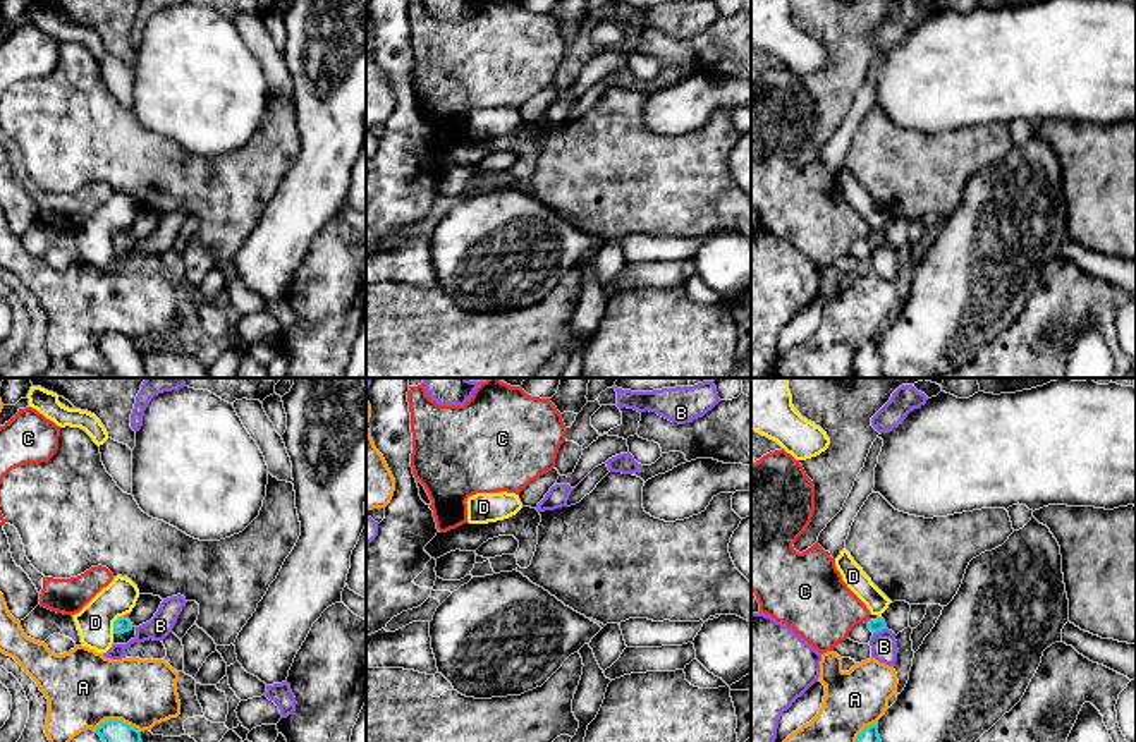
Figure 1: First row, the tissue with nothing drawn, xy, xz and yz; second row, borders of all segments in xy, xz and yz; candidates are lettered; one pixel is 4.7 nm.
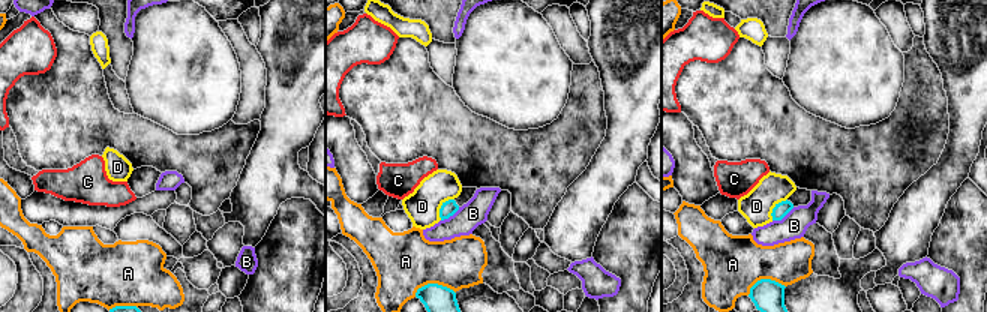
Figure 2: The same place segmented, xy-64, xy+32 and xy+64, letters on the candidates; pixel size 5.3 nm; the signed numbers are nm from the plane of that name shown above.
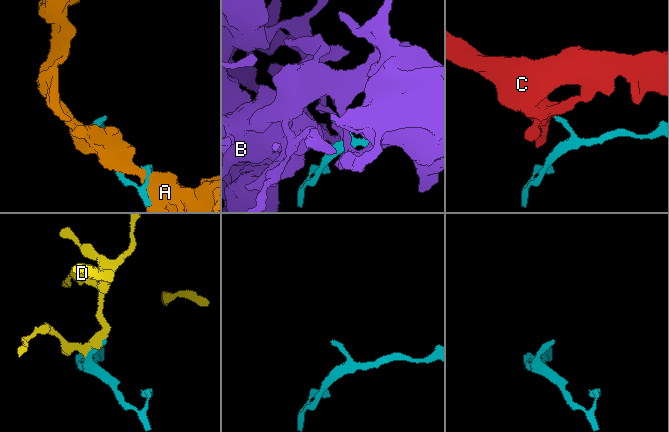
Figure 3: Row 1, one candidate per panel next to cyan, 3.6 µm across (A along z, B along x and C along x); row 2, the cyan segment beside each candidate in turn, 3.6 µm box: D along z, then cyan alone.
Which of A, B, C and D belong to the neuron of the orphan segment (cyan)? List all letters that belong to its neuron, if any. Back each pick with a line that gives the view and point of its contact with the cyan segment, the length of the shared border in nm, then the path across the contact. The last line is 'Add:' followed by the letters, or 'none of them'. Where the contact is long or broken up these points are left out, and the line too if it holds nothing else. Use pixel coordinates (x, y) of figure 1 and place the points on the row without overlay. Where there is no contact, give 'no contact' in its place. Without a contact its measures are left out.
Add: none of them

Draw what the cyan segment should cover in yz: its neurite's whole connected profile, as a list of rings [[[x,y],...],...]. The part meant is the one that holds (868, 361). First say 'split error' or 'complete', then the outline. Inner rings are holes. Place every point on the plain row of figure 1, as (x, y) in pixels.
complete; [[[878,338],[866,342],[856,354],[851,368],[856,378],[882,378],[882,356]]]

